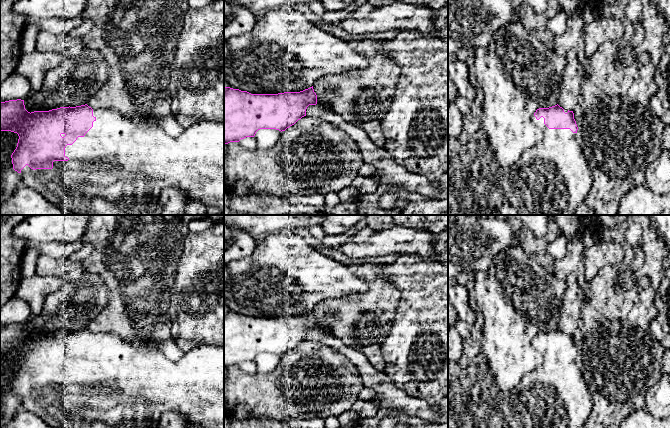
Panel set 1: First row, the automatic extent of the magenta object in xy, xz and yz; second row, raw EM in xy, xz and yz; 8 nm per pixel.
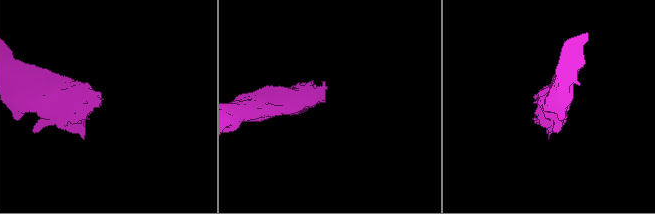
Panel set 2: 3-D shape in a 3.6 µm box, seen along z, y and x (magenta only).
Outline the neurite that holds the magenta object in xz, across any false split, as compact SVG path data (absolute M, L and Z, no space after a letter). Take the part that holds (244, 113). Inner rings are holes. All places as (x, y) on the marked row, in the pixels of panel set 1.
M224 86L224 143L239 142L246 137L254 137L260 129L285 131L306 116L309 105L316 104L323 110L331 110L325 99L316 95L313 86L300 92L278 94L251 94Z

